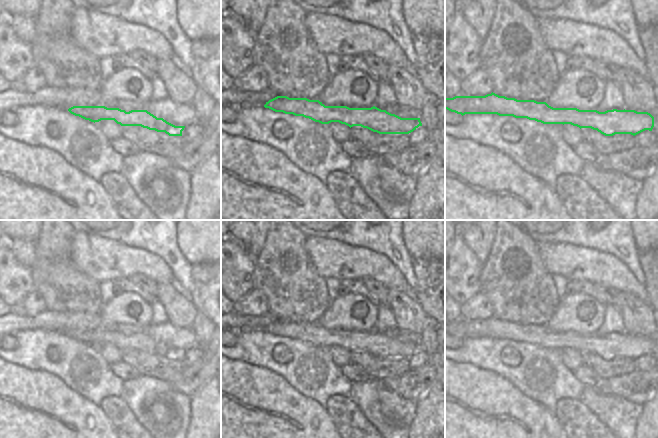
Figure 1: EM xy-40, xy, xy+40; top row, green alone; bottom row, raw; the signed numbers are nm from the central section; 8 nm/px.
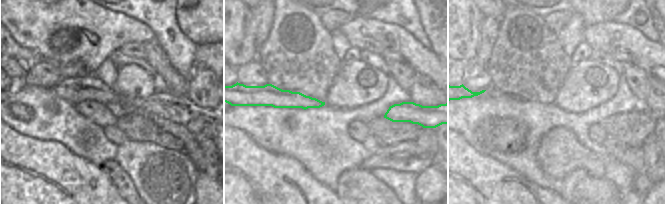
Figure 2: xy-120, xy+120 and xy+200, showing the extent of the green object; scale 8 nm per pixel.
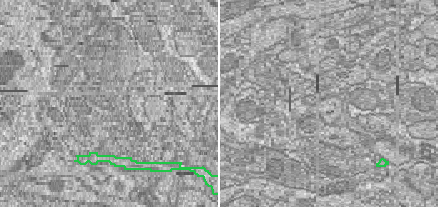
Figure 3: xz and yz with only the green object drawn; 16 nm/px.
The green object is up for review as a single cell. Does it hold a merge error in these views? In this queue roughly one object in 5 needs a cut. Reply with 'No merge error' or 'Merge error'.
No merge error

